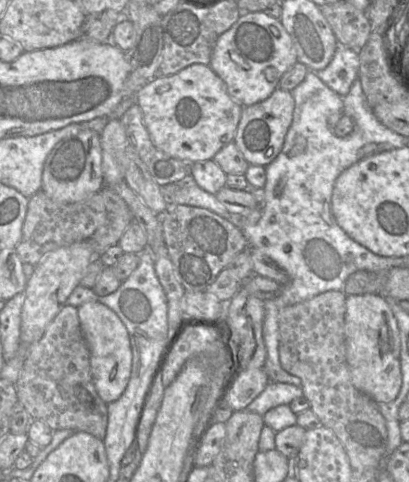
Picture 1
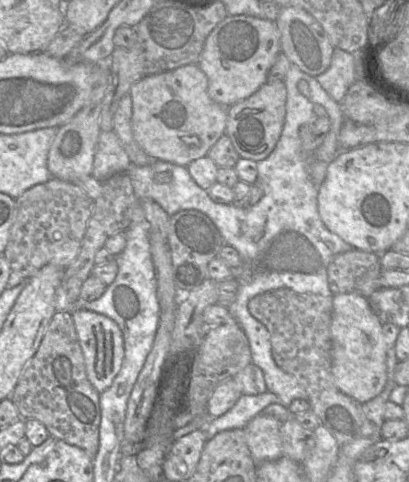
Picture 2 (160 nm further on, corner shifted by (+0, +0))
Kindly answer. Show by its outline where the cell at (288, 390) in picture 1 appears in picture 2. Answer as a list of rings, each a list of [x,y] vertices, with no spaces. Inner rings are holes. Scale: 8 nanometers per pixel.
[[[268,390],[258,395],[242,395],[226,413],[209,419],[203,428],[207,439],[213,438],[224,430],[244,429],[247,423],[260,414],[265,407],[278,401],[278,396]]]

